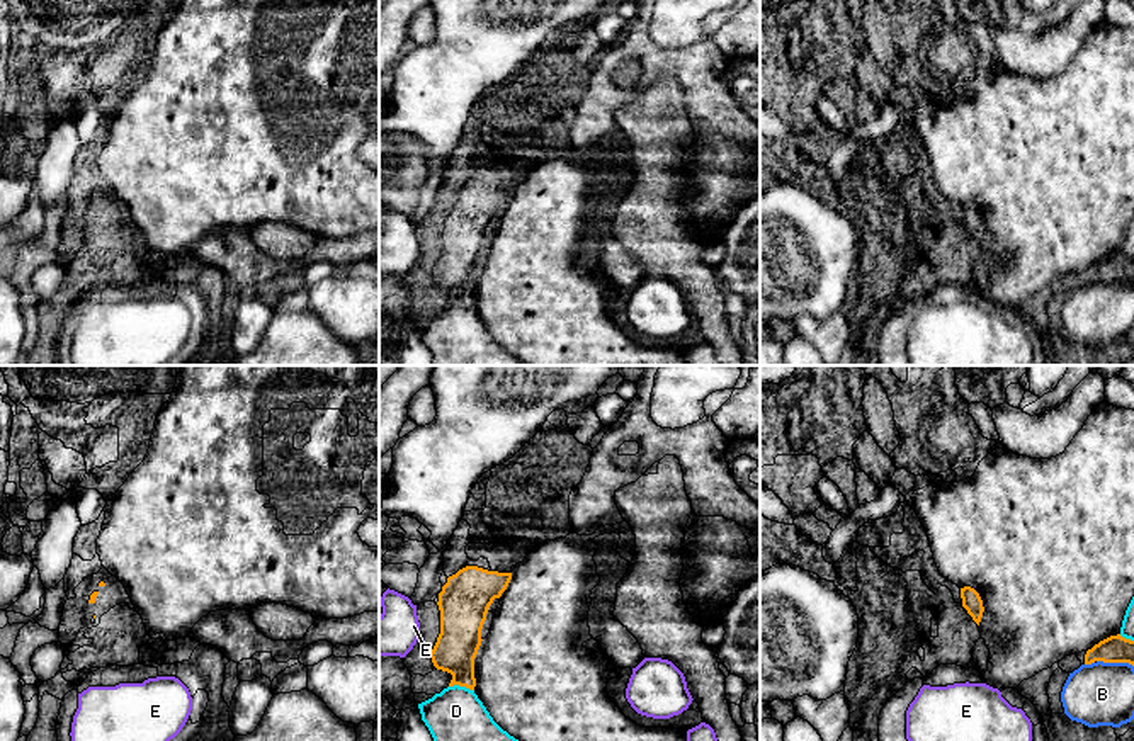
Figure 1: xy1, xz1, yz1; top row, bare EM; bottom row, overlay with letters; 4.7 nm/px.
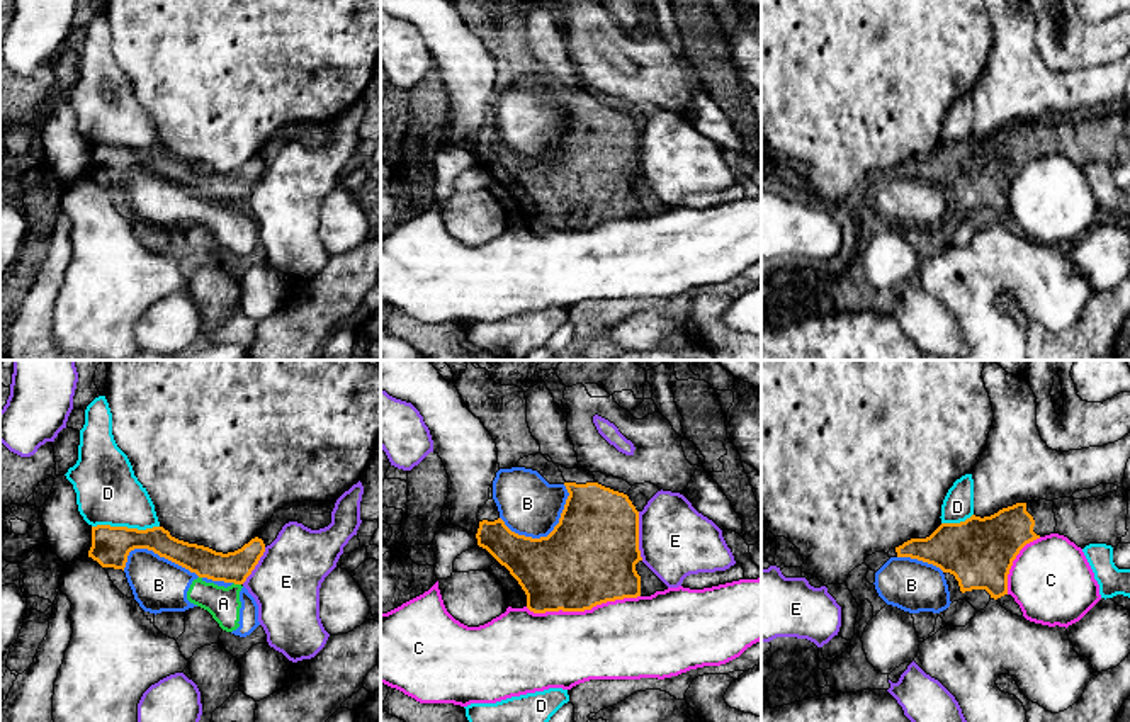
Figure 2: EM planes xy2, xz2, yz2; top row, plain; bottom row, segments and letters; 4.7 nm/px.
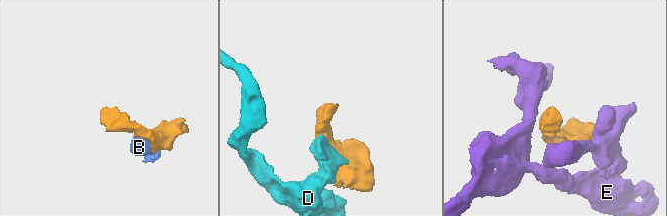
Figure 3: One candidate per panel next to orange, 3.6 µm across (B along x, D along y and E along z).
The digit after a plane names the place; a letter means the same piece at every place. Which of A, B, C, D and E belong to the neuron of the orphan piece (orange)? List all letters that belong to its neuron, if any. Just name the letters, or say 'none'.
none

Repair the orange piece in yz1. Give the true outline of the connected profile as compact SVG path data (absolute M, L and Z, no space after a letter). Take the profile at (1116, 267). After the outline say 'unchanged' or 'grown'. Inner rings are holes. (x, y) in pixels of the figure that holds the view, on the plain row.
M1120 253L1100 260L1085 274L1085 284L1095 280L1129 282L1134 286L1134 260L1125 258Z; unchanged

